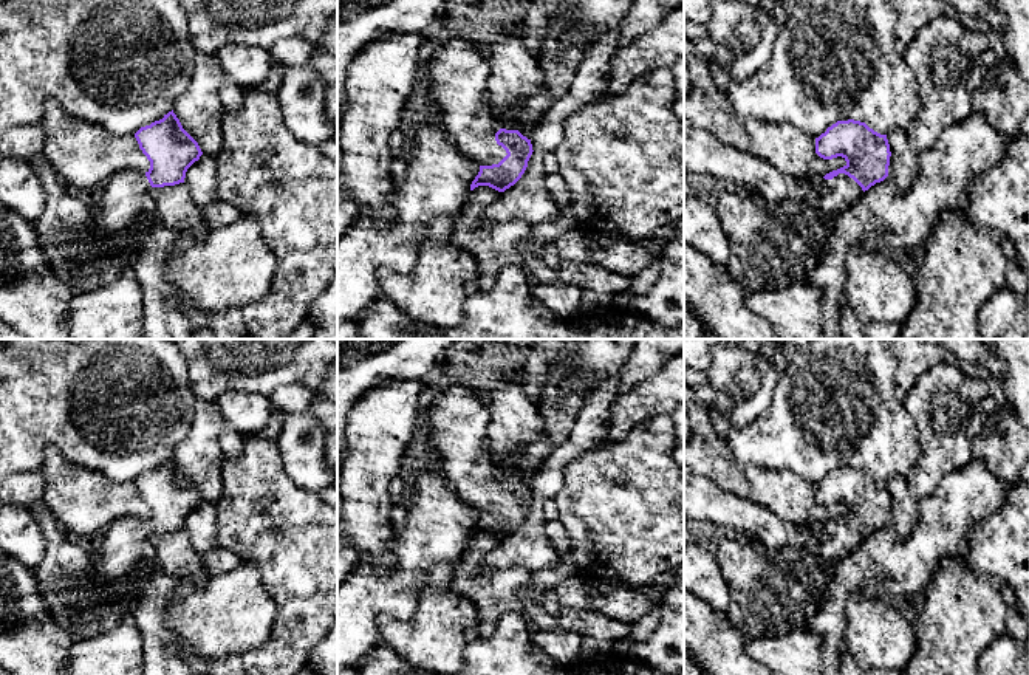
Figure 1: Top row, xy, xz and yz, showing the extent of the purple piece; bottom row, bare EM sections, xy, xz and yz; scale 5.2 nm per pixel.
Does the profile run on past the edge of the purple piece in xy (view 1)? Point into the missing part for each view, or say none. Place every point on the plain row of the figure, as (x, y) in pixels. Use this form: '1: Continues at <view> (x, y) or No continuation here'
1: Continues at xy (124, 556)

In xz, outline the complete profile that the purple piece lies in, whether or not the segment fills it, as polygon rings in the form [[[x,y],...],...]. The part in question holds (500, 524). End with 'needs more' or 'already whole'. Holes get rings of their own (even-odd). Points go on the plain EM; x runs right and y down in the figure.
[[[446,381],[430,406],[429,444],[458,497],[480,509],[470,531],[504,539],[528,514],[531,486],[501,475],[491,457],[484,382]]]; needs more

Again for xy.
[[[173,457],[141,474],[135,485],[150,508],[150,516],[145,520],[115,520],[91,547],[99,588],[111,598],[125,619],[139,602],[135,591],[159,568],[153,536],[184,529],[187,516],[203,502]]]; needs more

